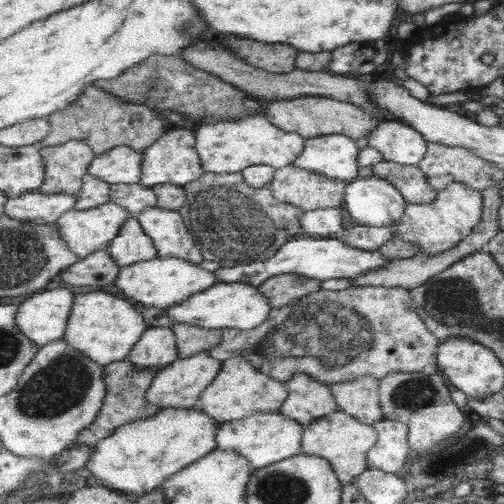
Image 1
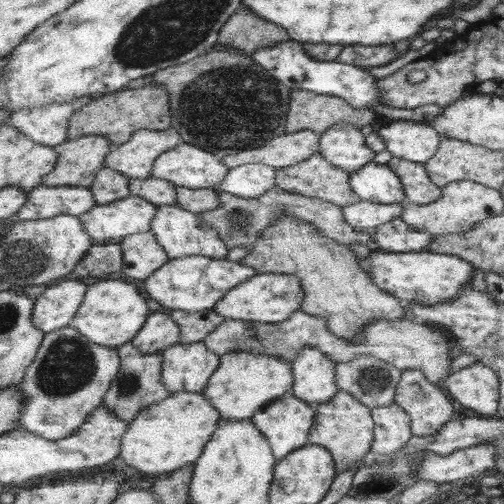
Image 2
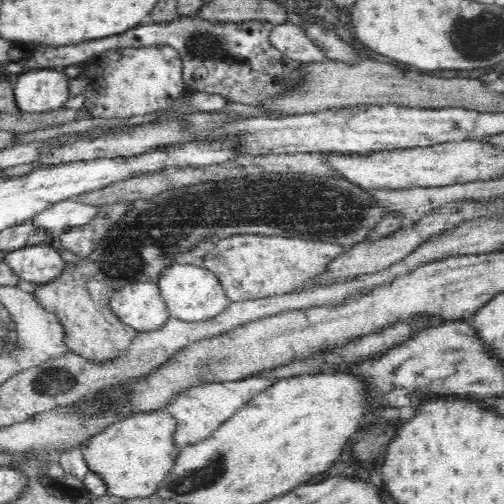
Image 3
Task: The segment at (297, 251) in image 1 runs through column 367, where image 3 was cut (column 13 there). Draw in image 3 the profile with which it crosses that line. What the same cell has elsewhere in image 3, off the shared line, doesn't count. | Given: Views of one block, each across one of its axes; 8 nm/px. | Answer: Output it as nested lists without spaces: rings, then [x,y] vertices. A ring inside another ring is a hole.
[[[42,244],[42,246],[28,246],[22,250],[14,250],[6,254],[4,262],[12,268],[12,272],[30,284],[36,286],[50,286],[58,282],[68,268],[62,260],[56,244]]]

